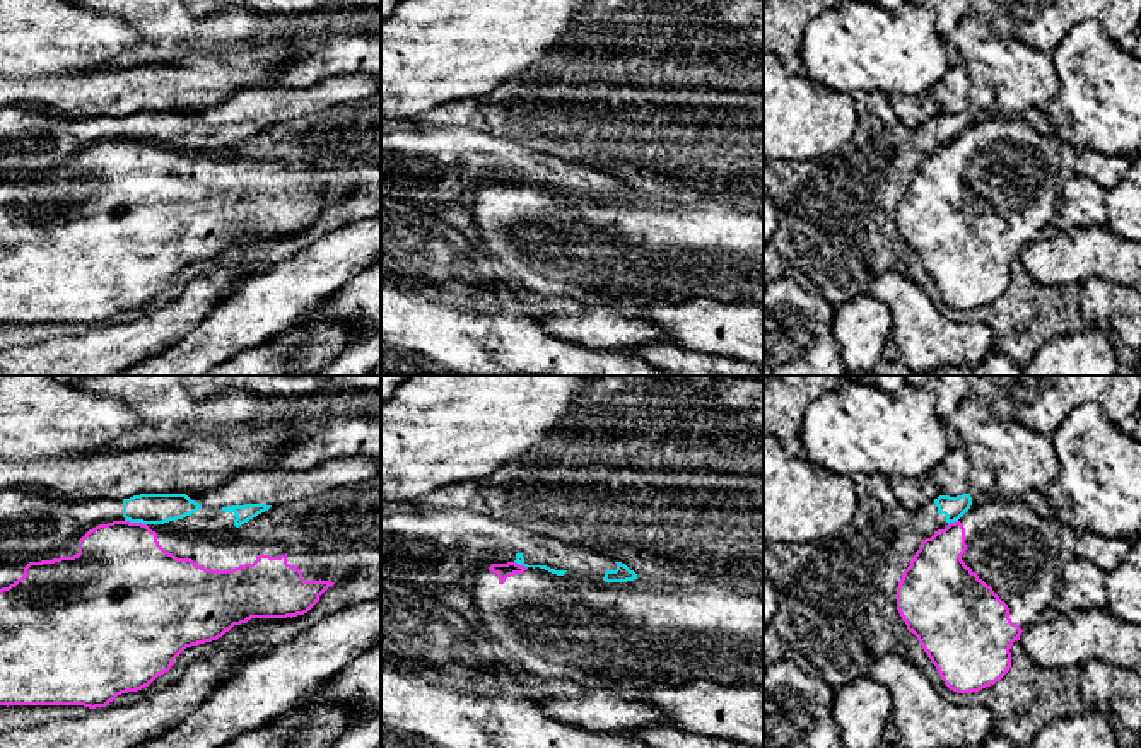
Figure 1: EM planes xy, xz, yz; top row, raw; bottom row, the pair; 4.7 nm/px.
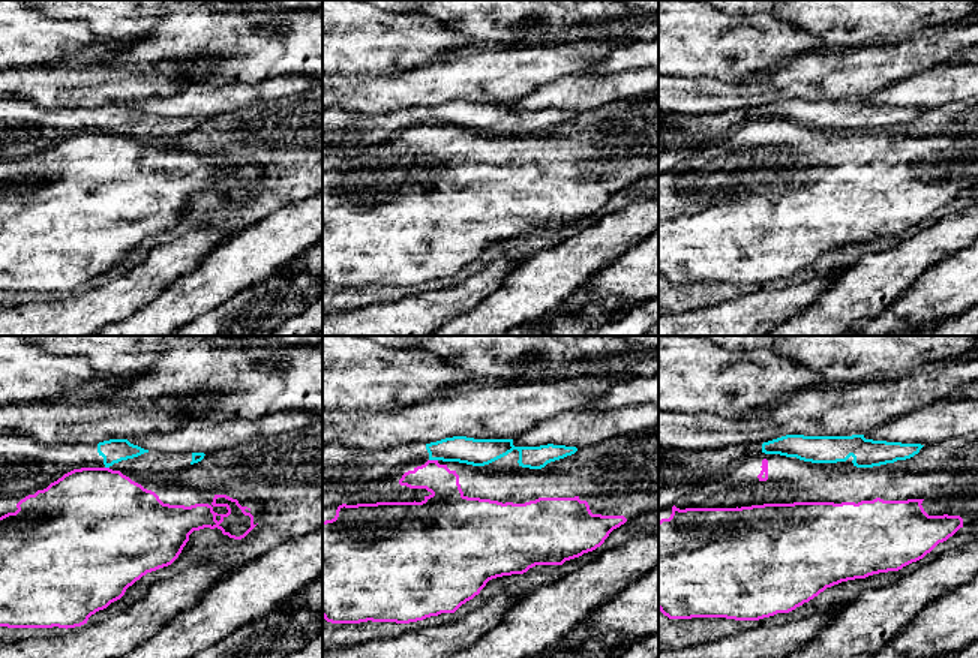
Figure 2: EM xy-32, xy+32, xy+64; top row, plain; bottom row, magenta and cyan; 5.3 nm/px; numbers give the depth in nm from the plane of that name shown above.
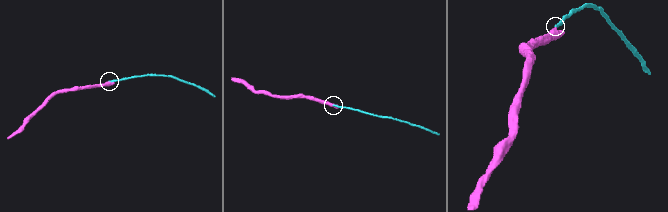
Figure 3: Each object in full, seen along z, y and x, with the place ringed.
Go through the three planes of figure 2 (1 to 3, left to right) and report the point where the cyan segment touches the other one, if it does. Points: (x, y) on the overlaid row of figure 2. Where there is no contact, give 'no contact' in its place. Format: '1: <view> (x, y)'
1: xy-32 (107, 468)
2: xy+32 (434, 460)
3: no contact

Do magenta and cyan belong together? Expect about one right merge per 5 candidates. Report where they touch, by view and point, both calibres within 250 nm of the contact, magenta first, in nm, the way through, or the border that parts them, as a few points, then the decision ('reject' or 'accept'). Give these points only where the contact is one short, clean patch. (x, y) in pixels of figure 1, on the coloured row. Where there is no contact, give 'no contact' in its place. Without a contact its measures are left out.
contact xy (135, 523); calibres 460 and 140 nm; border xy (125, 520), (146, 525); reject

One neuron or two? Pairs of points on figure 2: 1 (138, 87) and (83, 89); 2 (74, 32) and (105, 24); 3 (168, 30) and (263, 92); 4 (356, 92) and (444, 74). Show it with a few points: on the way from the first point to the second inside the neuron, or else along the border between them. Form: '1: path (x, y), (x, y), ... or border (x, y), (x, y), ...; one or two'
1: path (125, 87), (96, 87); one
2: border (56, 18), (83, 20), (104, 39); two
3: border (287, 77), (270, 77), (252, 84), (216, 86); two
4: path (378, 92), (405, 92), (422, 87); one

